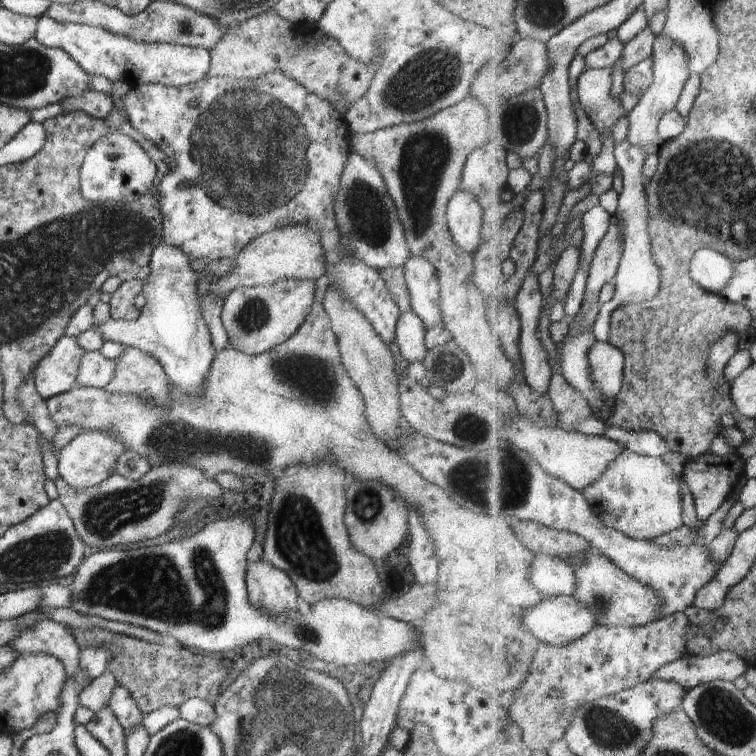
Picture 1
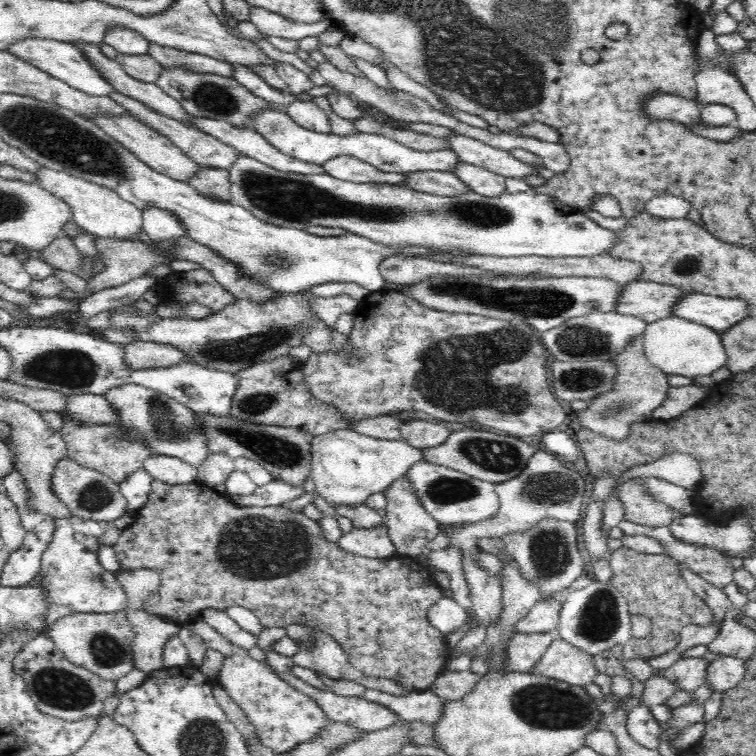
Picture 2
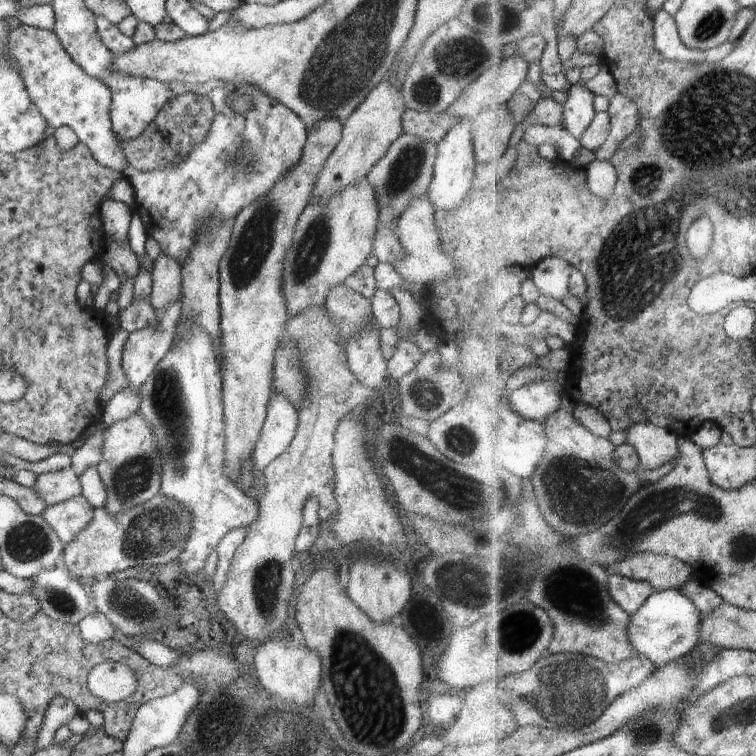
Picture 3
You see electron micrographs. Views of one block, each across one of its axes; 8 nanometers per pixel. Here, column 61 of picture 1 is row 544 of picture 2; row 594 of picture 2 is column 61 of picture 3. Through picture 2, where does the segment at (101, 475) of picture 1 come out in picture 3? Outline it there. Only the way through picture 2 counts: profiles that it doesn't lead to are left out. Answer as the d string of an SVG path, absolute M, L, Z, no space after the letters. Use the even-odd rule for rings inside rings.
M71 468L38 474L31 490L45 501L48 507L87 493L81 487L79 476L76 476Z

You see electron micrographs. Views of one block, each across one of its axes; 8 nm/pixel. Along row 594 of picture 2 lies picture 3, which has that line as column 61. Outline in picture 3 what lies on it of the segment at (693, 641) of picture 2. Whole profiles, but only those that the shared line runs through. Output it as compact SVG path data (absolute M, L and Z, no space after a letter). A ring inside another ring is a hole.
M57 697L50 703L44 720L38 731L37 745L39 748L51 747L56 731L61 726L68 726L69 720L78 712L76 705L66 697Z

